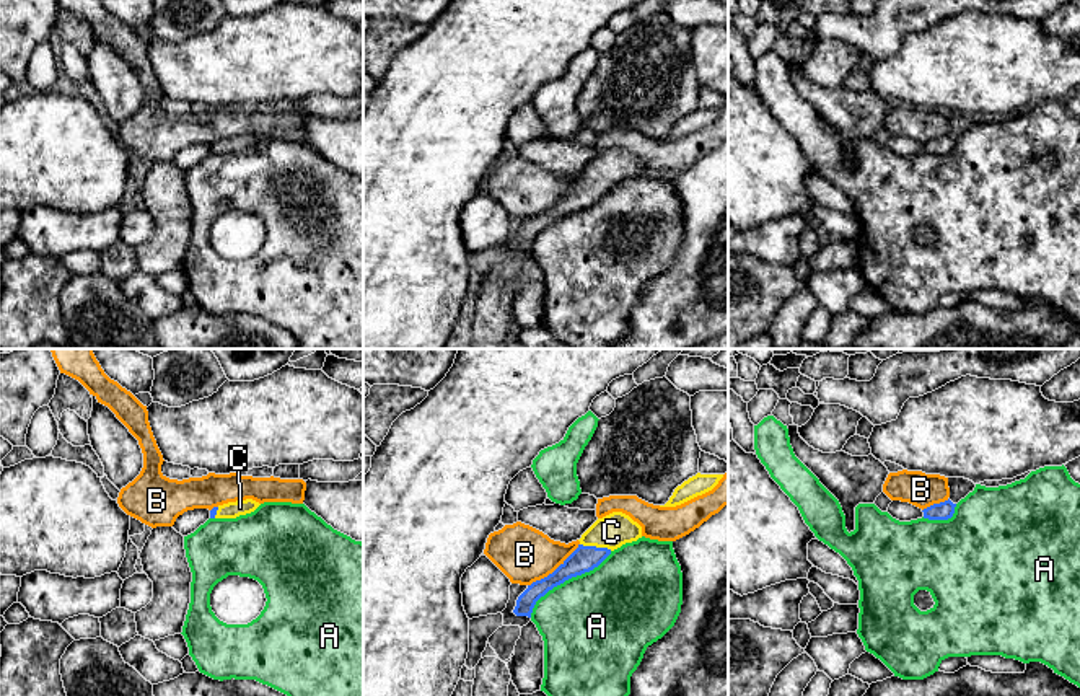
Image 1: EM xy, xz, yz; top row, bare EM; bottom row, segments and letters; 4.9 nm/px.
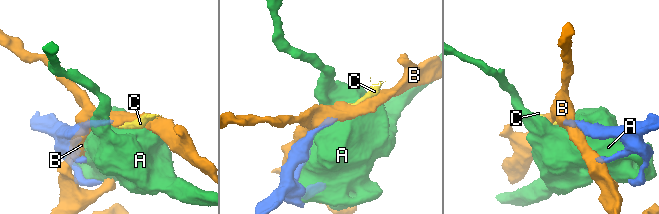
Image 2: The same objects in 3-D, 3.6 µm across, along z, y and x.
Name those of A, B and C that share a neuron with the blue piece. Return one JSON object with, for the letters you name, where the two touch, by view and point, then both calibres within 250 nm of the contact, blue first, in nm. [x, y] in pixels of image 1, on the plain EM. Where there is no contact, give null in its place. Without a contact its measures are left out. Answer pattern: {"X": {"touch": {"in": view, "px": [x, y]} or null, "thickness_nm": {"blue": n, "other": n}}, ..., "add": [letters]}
{"C": {"touch": {"in": "xz", "px": [595, 181]}, "thickness_nm": {"blue": 130, "other": 170}}, "add": ["C"]}

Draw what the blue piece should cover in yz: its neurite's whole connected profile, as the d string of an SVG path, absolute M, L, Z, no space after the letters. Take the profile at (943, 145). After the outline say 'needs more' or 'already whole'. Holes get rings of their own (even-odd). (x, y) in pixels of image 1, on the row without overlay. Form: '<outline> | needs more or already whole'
M950 134L940 139L933 139L927 143L924 143L924 153L929 155L948 155L955 148L956 139L953 139Z | already whole

